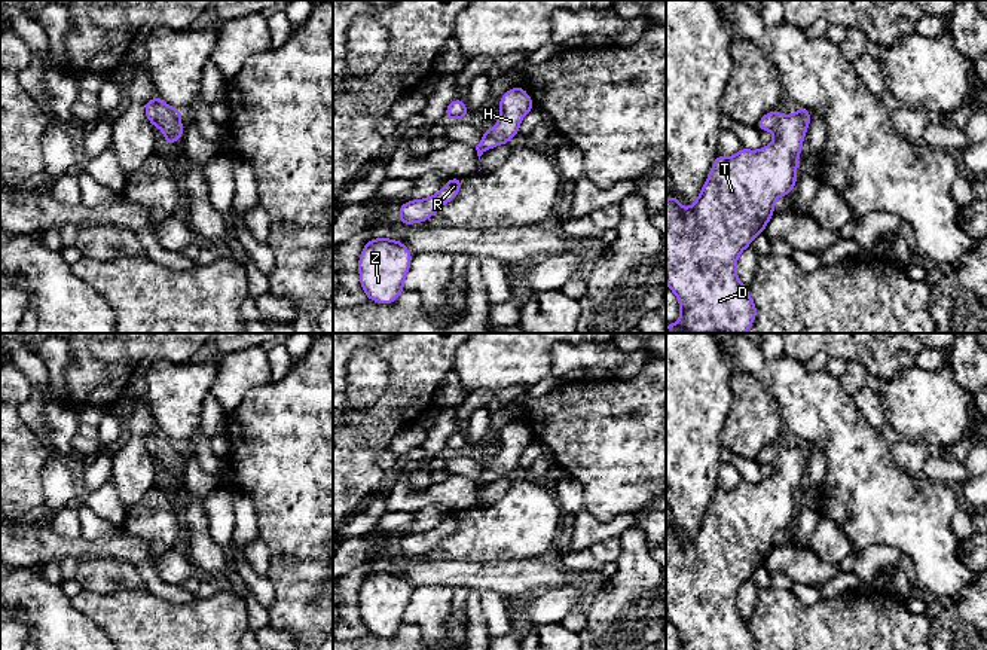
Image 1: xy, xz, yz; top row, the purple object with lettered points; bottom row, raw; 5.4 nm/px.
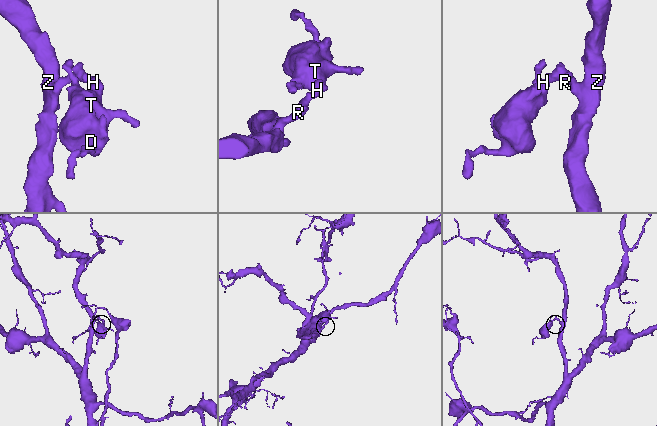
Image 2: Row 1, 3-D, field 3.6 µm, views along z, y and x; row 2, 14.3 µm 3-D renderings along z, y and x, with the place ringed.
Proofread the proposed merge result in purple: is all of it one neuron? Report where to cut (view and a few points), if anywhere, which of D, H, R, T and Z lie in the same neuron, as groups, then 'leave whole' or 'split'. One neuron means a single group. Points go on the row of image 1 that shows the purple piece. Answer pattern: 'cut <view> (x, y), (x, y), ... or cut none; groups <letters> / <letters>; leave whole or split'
cut none; groups D H R T Z; leave whole

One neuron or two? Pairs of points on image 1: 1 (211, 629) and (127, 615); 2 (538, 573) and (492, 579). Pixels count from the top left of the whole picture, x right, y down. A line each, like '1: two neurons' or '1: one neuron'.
1: one neuron
2: one neuron

